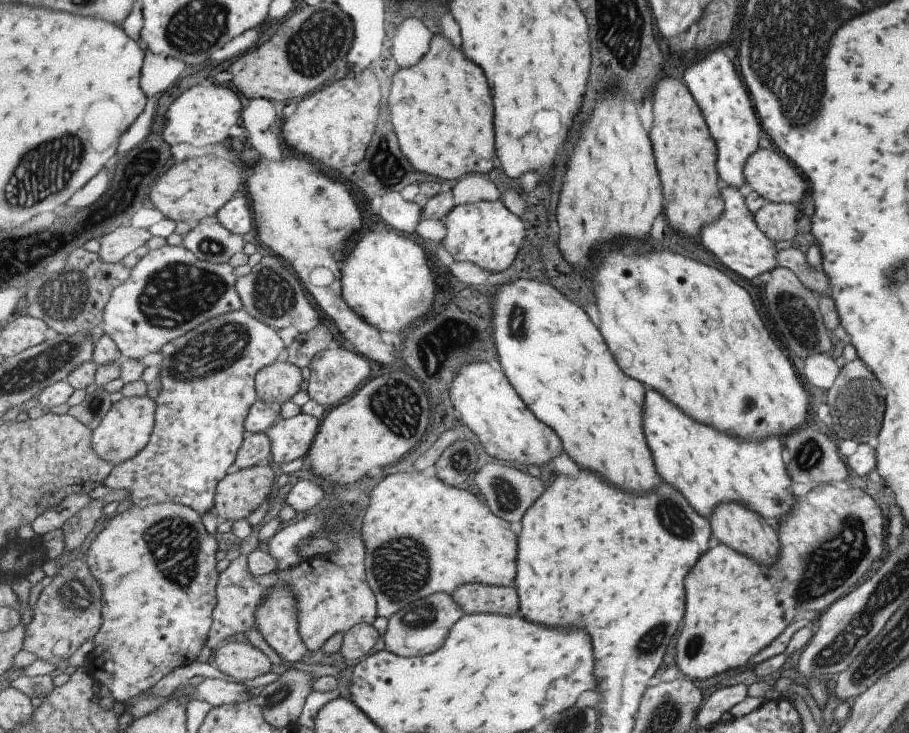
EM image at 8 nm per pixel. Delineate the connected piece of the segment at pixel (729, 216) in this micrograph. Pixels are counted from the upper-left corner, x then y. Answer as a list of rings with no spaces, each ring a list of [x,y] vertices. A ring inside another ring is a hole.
[[[722,184],[720,195],[724,201],[724,211],[718,219],[701,228],[700,243],[705,250],[714,254],[715,258],[733,274],[751,280],[762,272],[769,272],[777,266],[774,242],[767,238],[758,228],[754,221],[754,214],[746,207],[743,196],[733,190],[733,187]]]

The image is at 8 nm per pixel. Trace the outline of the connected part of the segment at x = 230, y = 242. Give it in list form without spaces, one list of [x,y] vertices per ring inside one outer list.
[[[219,222],[201,223],[192,226],[192,230],[184,237],[185,248],[188,248],[193,254],[202,261],[212,263],[226,263],[237,254],[243,252],[245,240],[239,233],[231,232],[225,225]]]

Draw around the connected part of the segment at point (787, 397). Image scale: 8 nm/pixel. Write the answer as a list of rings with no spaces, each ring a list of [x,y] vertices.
[[[623,240],[614,241],[610,248],[609,256],[600,262],[599,276],[595,282],[597,284],[597,294],[595,294],[597,302],[595,303],[598,306],[600,320],[603,322],[599,328],[601,332],[605,332],[605,340],[609,340],[609,348],[613,348],[613,352],[617,352],[617,360],[621,360],[621,368],[625,368],[625,372],[629,372],[629,376],[637,376],[637,380],[651,386],[653,390],[665,392],[665,396],[669,396],[669,400],[673,400],[679,408],[685,408],[685,412],[689,412],[689,417],[693,416],[693,420],[701,420],[701,424],[709,424],[709,428],[719,428],[722,433],[744,441],[760,441],[769,437],[781,439],[807,424],[809,417],[807,394],[801,388],[799,378],[793,372],[793,366],[789,364],[787,356],[775,344],[778,341],[775,338],[771,340],[767,330],[763,328],[749,294],[739,284],[735,284],[729,276],[721,274],[719,270],[715,270],[711,266],[683,258],[681,253],[663,252],[663,254],[659,254],[659,252],[655,252],[655,254],[641,256],[637,252],[635,244],[633,242],[627,244],[627,240],[625,242]]]

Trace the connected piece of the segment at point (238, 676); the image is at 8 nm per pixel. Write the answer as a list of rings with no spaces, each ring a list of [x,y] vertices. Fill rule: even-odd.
[[[223,643],[213,656],[214,666],[236,680],[253,680],[271,670],[269,658],[249,643]]]

